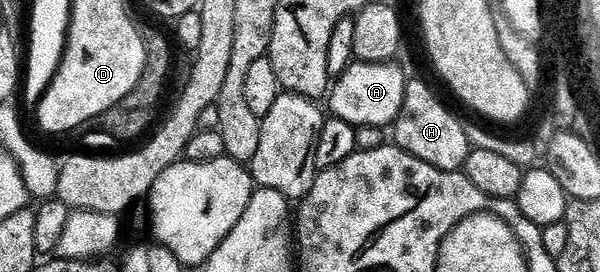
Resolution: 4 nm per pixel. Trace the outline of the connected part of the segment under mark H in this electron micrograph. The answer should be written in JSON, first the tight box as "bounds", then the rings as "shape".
{"bounds":[392,82,472,171],"shape":[[[407,82],[402,111],[392,124],[393,142],[403,151],[441,171],[462,171],[472,143],[462,123],[422,83]]]}

